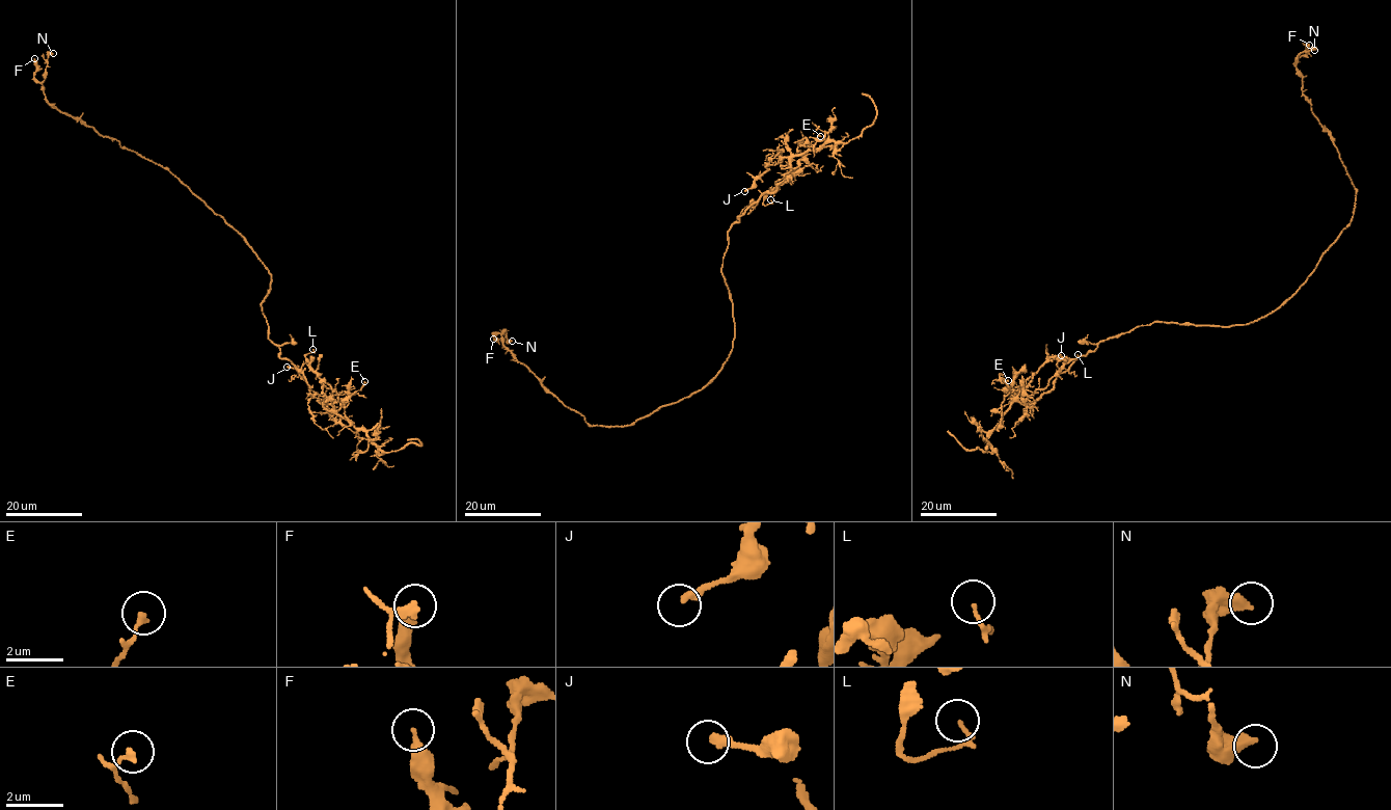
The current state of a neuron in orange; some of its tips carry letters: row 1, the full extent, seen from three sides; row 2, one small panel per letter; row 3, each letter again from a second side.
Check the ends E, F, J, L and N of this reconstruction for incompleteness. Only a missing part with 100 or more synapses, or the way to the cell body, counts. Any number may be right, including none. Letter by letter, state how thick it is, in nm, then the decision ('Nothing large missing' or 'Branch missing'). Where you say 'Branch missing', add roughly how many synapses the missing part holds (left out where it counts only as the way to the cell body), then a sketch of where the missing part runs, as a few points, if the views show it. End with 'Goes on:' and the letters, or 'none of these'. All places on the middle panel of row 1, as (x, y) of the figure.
E: Thickness 150 nm. Nothing large missing
F: Thickness 360 nm. Nothing large missing
J: Thickness 280 nm. Nothing large missing
L: Thickness 80 nm. Nothing large missing
N: Thickness 400 nm. Nothing large missing
Goes on: none of these

